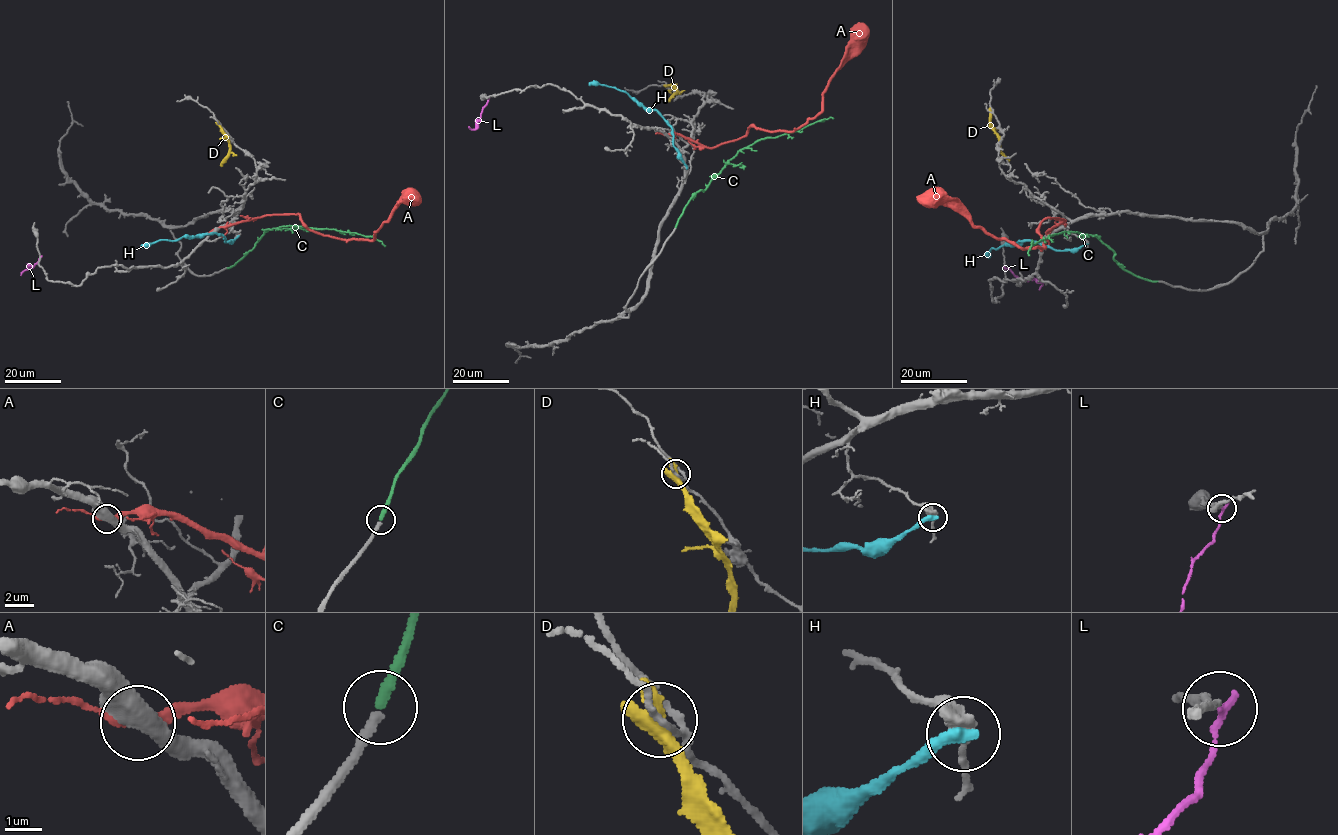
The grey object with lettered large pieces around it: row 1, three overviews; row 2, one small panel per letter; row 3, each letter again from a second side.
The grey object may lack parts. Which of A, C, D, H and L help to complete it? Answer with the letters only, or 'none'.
C

